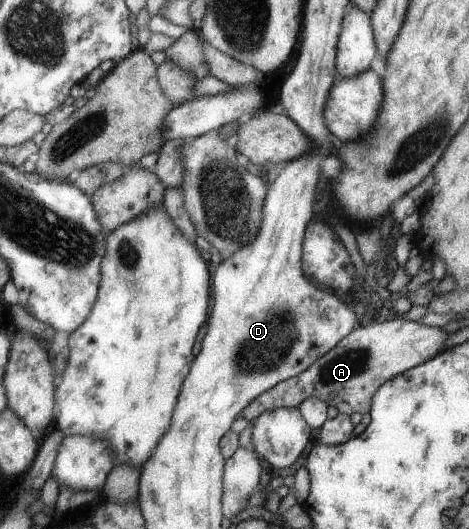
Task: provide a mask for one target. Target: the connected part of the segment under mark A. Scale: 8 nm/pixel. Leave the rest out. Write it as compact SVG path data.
M381 316L367 326L358 326L351 334L348 334L339 345L331 352L324 354L303 373L297 377L291 377L275 385L272 389L260 394L251 404L245 408L241 416L248 421L260 416L265 411L275 410L279 407L298 407L311 397L323 399L329 406L338 408L339 413L351 415L353 412L367 414L372 408L374 395L385 384L401 373L408 372L417 365L424 363L439 352L447 349L443 342L450 334L446 334L440 327L428 327L415 321L408 321L403 316L394 319L389 316Z

